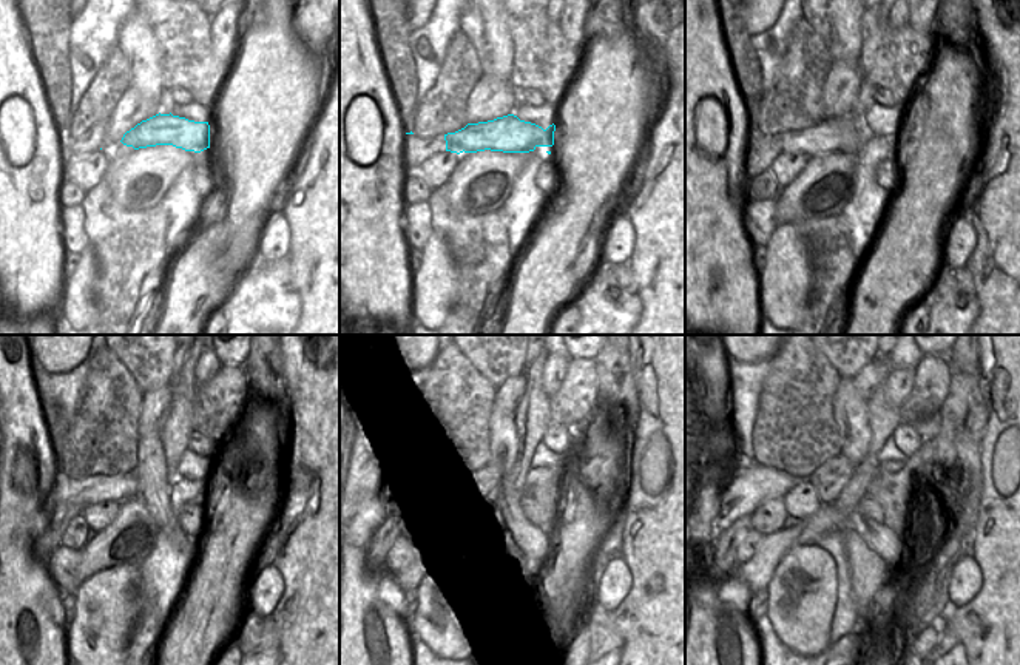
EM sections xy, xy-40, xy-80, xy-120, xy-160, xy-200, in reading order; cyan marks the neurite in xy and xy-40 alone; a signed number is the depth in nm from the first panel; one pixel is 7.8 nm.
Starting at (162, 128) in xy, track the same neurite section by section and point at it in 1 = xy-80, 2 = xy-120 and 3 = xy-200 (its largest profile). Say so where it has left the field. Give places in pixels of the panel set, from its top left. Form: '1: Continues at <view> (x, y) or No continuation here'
1: Continues at xy-80 (847, 135)
2: Continues at xy-120 (125, 486)
3: Continues at xy-200 (733, 503).

